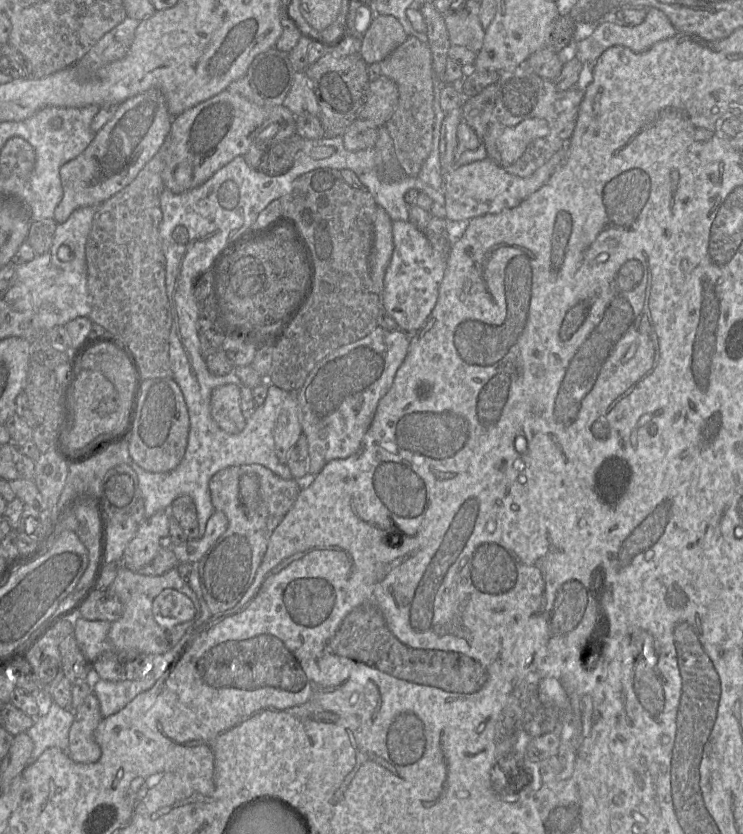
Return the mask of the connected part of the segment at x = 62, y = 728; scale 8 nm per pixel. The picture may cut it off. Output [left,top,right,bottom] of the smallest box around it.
[26,702,74,764]

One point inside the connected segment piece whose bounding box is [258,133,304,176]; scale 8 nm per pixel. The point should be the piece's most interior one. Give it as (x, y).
(279, 159)

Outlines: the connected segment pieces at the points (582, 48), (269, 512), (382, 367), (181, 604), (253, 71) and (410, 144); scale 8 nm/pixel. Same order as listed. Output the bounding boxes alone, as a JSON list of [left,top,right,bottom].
[[576,8,677,63],[197,464,300,615],[295,326,410,475],[108,567,205,660],[227,47,294,107],[380,36,435,177]]

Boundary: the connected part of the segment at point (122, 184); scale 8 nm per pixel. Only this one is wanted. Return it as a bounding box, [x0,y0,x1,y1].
[27,88,173,255]

